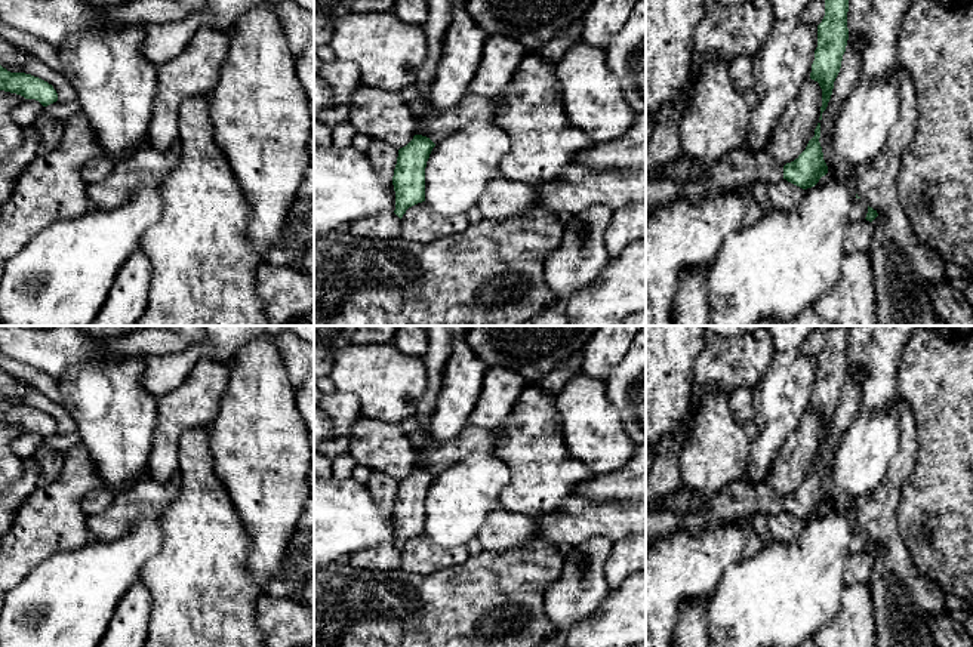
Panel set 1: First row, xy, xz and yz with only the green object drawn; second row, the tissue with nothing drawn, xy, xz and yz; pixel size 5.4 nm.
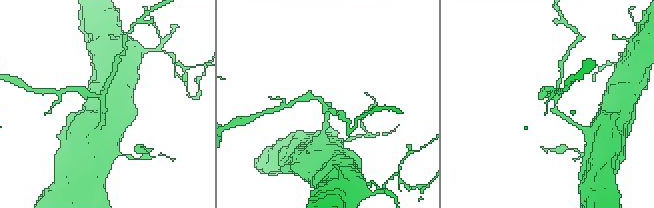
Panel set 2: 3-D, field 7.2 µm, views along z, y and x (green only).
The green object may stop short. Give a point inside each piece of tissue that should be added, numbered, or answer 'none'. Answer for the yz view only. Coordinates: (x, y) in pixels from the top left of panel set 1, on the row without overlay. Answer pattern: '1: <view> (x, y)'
1: yz (741, 499)

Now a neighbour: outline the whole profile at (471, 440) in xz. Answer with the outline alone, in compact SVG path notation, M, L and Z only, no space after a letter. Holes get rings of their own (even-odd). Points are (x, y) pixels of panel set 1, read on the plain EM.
M468 423L458 438L437 441L428 457L416 460L416 466L427 468L434 475L438 475L474 453L495 455L498 440L498 429Z

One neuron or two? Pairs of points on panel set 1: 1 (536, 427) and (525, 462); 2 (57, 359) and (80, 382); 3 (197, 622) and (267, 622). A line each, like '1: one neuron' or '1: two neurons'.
1: one neuron
2: two neurons
3: two neurons

